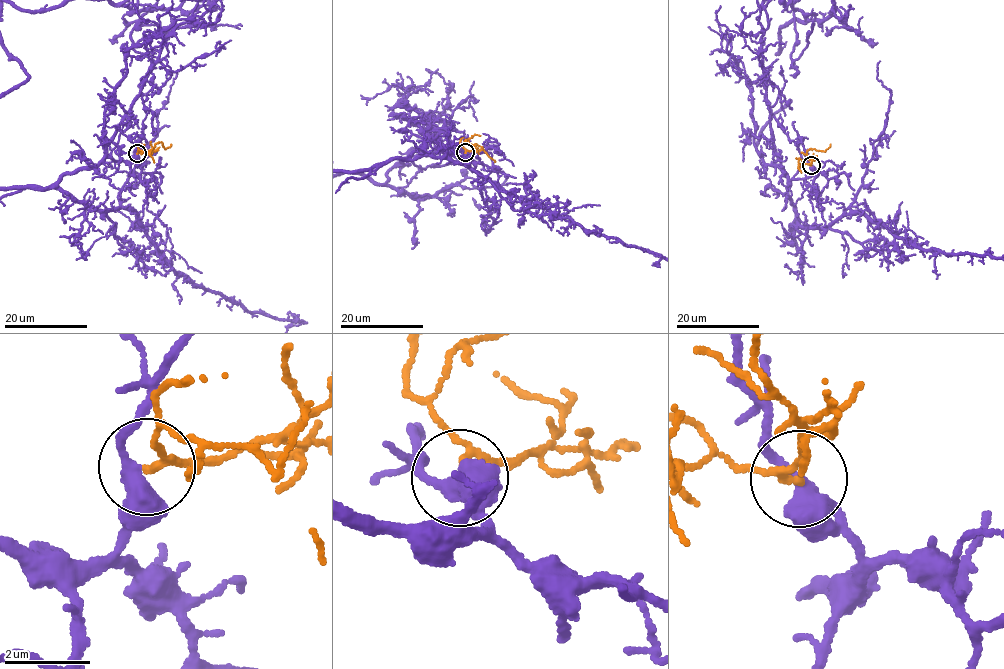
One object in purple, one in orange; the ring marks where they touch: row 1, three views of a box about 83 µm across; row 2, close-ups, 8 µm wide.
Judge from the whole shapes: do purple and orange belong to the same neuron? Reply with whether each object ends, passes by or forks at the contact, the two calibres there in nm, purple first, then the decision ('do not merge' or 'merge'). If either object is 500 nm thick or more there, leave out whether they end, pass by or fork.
purple passes by; orange passes by; 380 nm thick on the purple side, 120 nm on the other; merge

